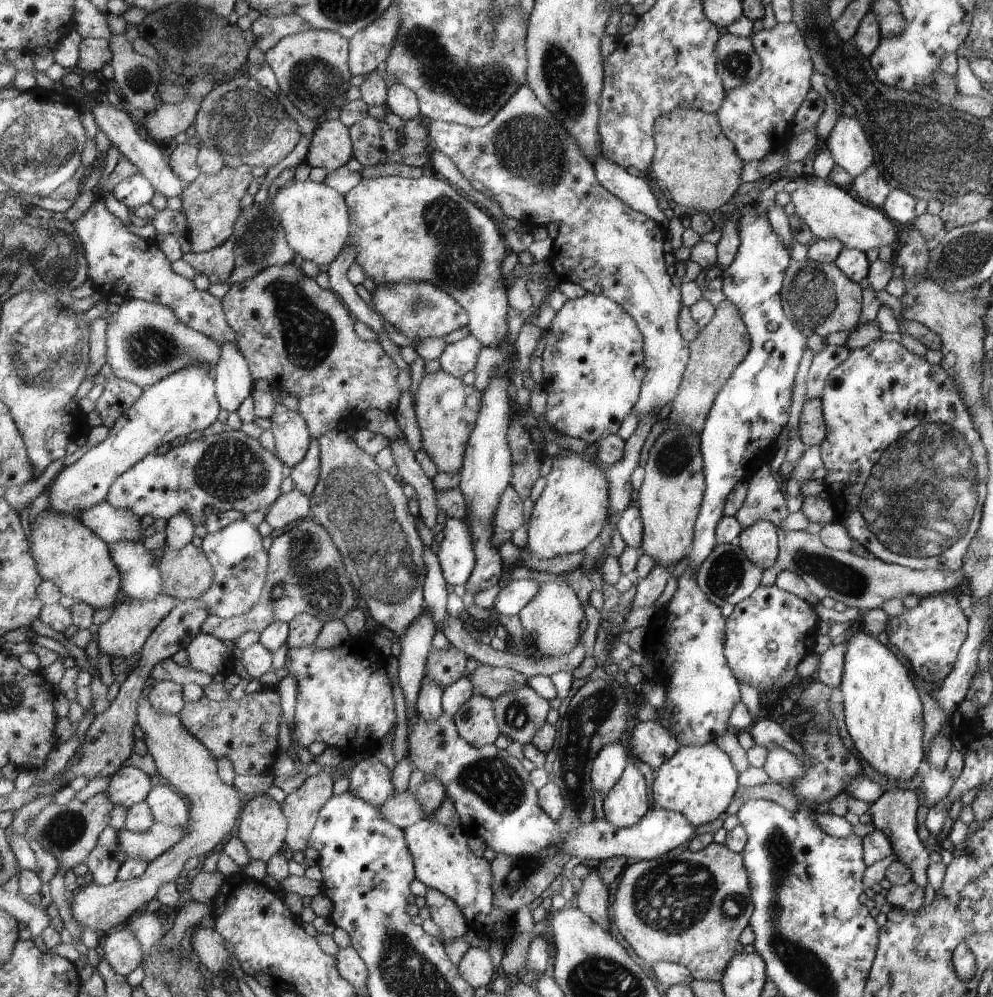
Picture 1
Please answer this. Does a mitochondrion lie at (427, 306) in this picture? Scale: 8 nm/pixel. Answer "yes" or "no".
yes

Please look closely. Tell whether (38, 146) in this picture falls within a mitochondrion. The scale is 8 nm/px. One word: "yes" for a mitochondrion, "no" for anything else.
yes

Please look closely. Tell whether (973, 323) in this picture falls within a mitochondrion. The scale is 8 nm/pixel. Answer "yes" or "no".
no

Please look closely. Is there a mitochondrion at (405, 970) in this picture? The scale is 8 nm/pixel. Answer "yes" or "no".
yes

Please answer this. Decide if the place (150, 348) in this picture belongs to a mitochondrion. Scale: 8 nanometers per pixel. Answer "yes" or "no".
yes

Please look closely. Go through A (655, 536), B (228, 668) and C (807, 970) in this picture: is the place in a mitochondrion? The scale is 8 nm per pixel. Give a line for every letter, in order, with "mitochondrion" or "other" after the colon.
A: other
B: other
C: mitochondrion

